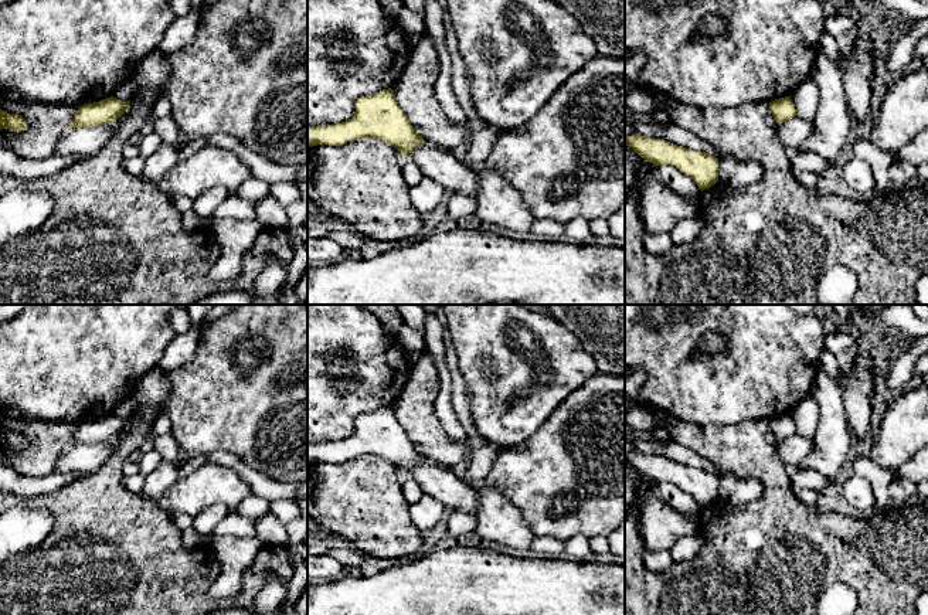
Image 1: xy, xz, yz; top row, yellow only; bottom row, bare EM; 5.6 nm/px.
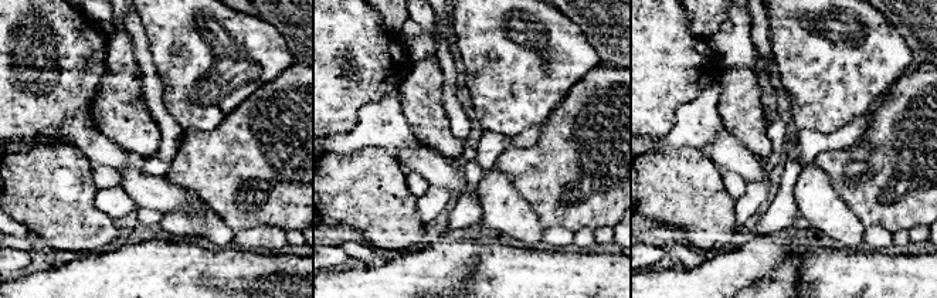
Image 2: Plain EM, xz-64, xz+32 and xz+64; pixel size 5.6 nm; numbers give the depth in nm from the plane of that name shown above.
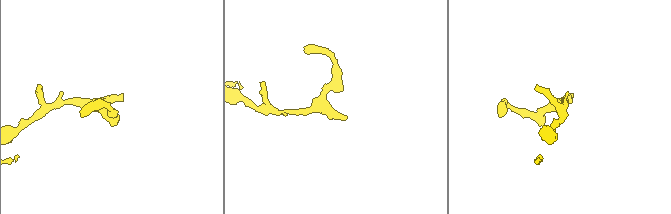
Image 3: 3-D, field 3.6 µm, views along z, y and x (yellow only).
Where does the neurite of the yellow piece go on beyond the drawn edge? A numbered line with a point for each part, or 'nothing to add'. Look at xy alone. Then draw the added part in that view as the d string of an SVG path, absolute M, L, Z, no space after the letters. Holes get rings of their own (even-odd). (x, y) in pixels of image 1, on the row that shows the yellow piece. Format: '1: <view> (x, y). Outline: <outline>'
nothing to add

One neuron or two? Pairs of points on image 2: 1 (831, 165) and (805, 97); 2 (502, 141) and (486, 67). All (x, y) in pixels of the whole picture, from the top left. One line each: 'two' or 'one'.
1: two
2: two

